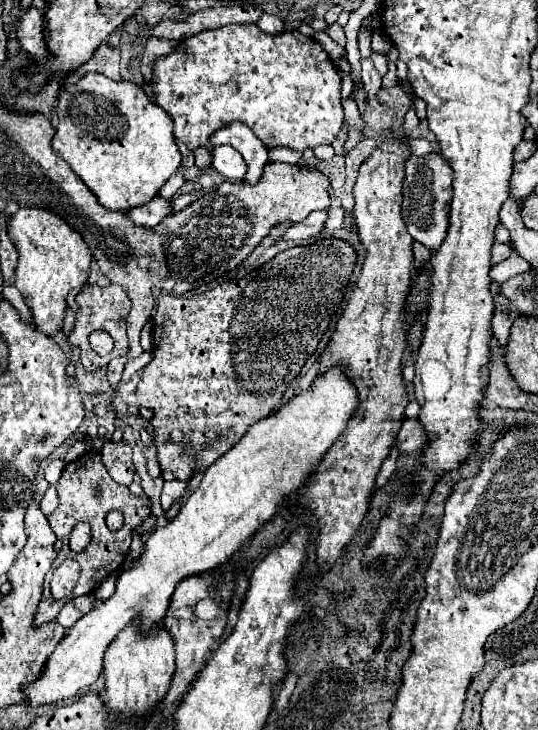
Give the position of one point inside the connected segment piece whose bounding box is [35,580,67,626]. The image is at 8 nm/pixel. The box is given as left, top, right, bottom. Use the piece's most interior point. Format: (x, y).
(48, 608)

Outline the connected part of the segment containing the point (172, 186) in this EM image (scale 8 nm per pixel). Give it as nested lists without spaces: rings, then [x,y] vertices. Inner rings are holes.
[[[183,166],[161,186],[161,190],[159,190],[159,196],[161,198],[165,198],[165,200],[169,200],[169,198],[173,198],[175,196],[175,192],[185,184],[185,178],[183,178]]]

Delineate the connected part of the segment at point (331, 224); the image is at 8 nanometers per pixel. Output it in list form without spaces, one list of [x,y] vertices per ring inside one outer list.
[[[334,208],[328,211],[328,218],[325,226],[330,231],[336,231],[343,227],[345,210],[343,208]]]

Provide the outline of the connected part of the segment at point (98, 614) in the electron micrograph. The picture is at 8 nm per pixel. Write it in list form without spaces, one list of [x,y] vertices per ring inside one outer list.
[[[337,366],[337,368],[329,370],[323,378],[317,378],[307,392],[293,398],[287,406],[279,408],[273,416],[267,416],[267,418],[255,422],[251,426],[251,430],[239,440],[239,444],[235,444],[229,452],[225,452],[219,460],[215,460],[205,470],[199,488],[187,498],[187,502],[181,506],[179,514],[171,522],[167,522],[163,528],[157,528],[147,538],[145,552],[137,558],[137,562],[129,570],[121,572],[121,576],[117,578],[115,594],[107,602],[101,602],[97,608],[93,608],[89,614],[85,614],[67,632],[65,640],[49,656],[47,666],[45,666],[43,674],[39,676],[39,680],[25,686],[25,694],[29,698],[27,706],[37,708],[43,704],[67,700],[67,698],[73,698],[79,690],[87,688],[89,684],[95,684],[101,670],[103,670],[105,650],[117,638],[117,634],[123,628],[127,628],[135,616],[137,616],[141,632],[159,624],[167,612],[171,594],[181,580],[185,580],[189,576],[205,574],[205,572],[213,570],[215,566],[219,566],[219,562],[223,564],[233,552],[237,552],[249,540],[249,536],[263,522],[271,520],[271,516],[277,512],[277,504],[287,494],[291,494],[293,490],[297,490],[301,486],[303,478],[309,476],[309,472],[313,472],[313,468],[319,464],[321,456],[331,448],[331,444],[337,440],[337,436],[345,430],[357,404],[359,404],[359,400],[357,400],[355,386],[347,380],[347,376],[343,374],[343,368]]]

